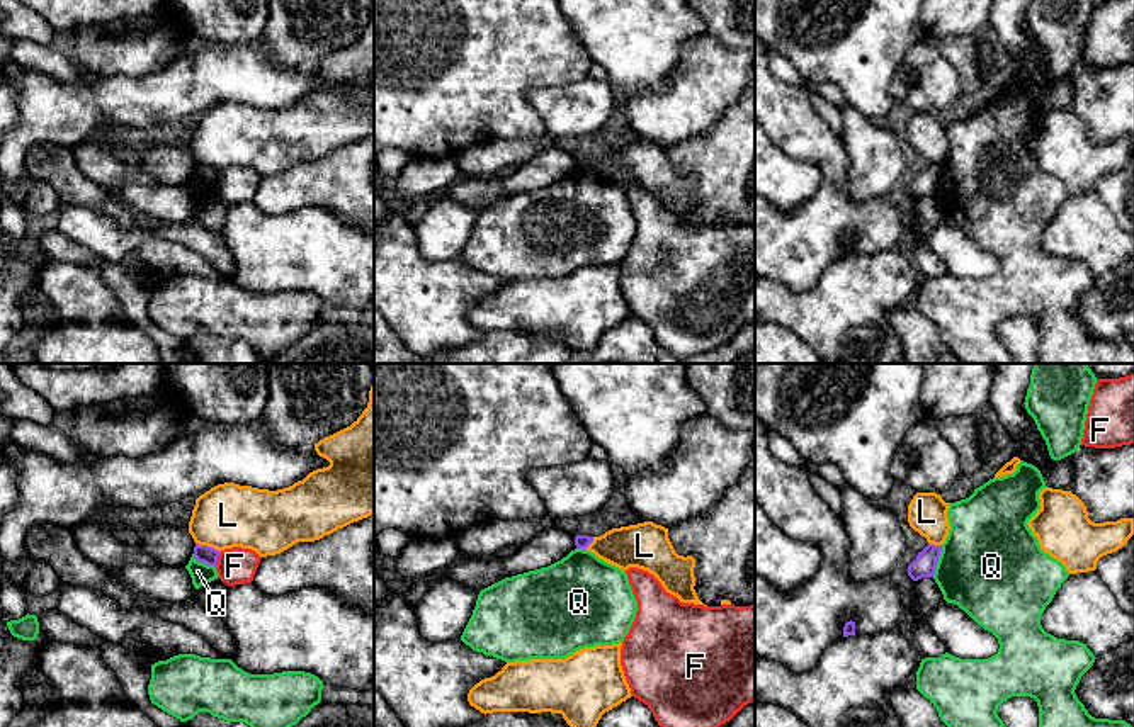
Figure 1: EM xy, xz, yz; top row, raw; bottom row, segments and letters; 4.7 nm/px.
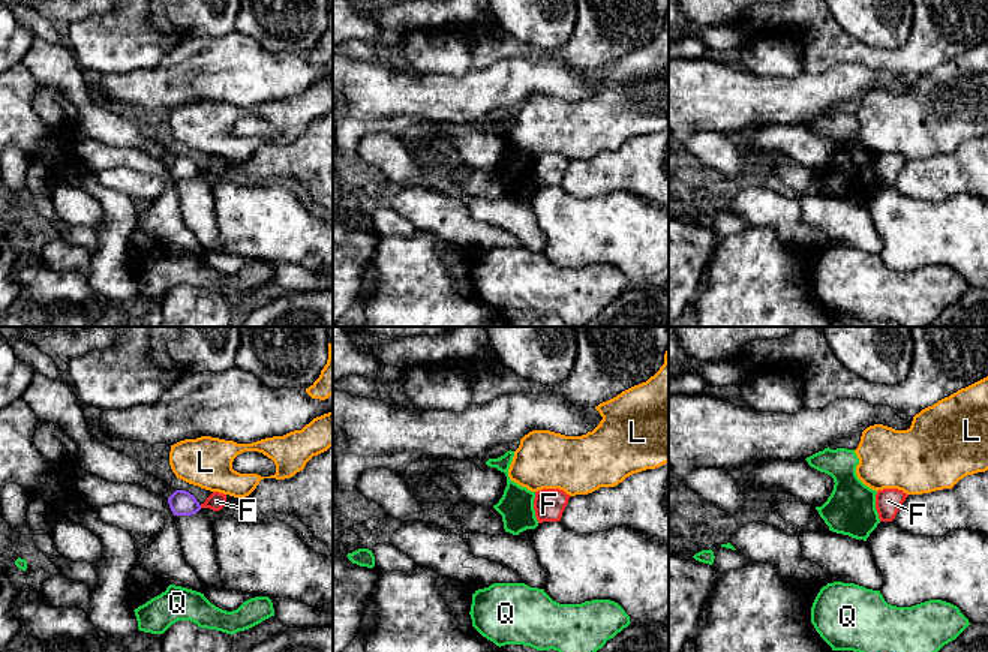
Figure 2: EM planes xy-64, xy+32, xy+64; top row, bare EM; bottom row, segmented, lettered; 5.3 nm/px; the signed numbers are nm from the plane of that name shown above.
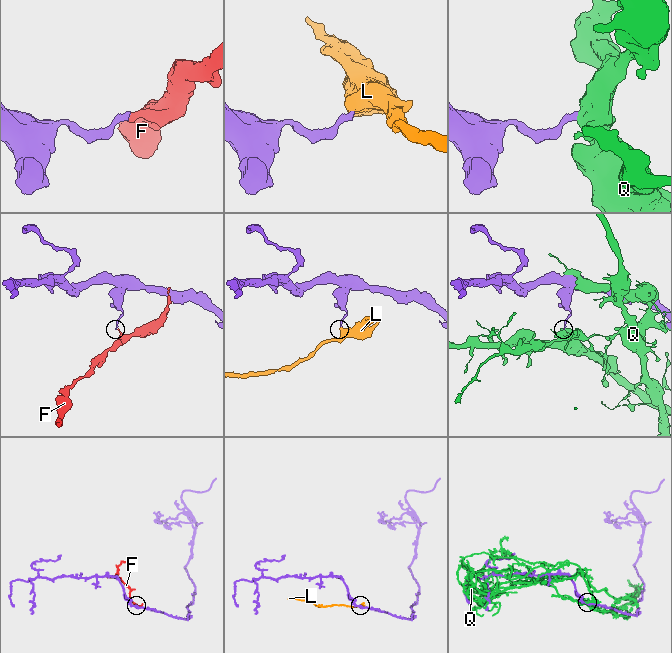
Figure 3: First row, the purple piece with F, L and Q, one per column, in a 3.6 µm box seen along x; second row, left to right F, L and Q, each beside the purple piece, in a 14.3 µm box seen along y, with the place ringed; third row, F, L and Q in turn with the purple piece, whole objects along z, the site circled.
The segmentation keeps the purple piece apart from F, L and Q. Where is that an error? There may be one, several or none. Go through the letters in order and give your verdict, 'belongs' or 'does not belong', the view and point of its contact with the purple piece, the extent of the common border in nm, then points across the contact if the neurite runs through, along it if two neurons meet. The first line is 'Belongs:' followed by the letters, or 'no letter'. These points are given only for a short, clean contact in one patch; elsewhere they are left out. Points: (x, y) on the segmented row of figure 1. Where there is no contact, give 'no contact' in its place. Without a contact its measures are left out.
Belongs: no letter
F: does not belong; contact xy (216, 559); length 70 nm; border xy (220, 552), (215, 564)
L: does not belong; contact xy (206, 546); length 130 nm; border xy (196, 542), (220, 551)
Q: does not belong; contact yz (937, 561); length 160 nm

